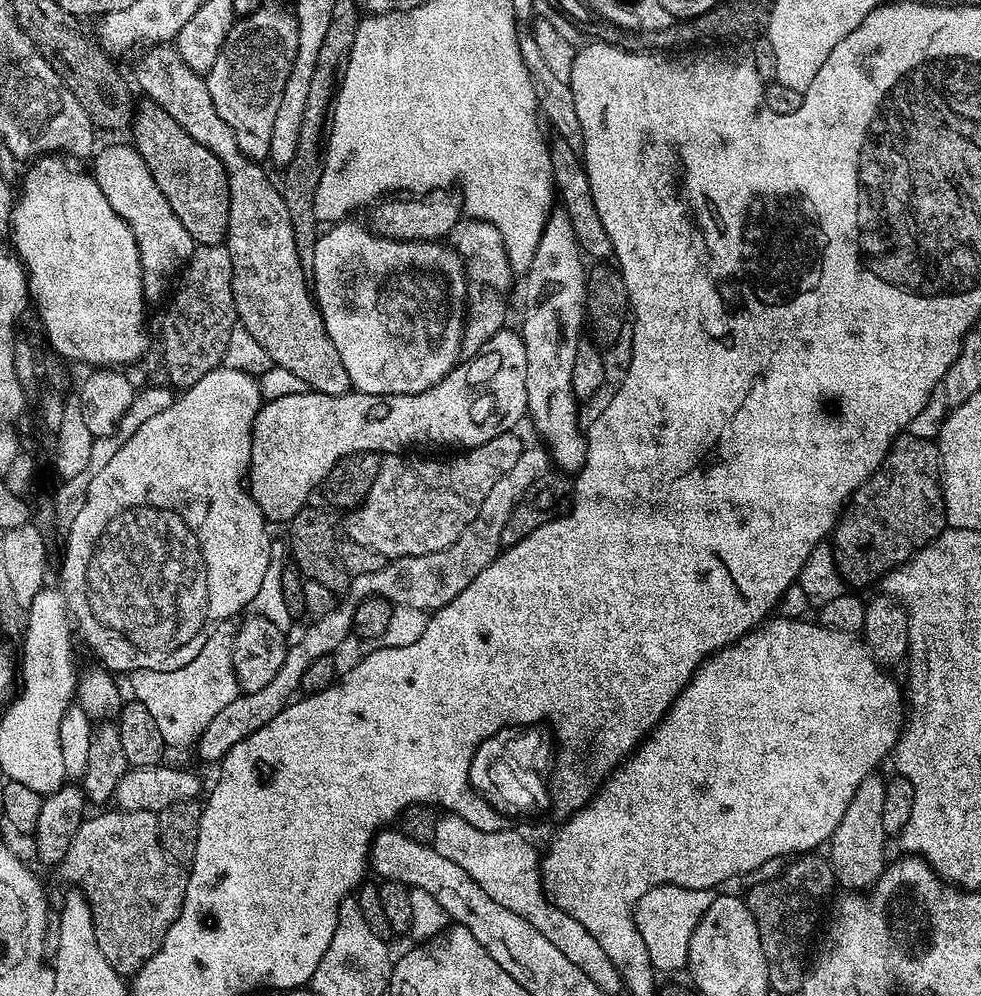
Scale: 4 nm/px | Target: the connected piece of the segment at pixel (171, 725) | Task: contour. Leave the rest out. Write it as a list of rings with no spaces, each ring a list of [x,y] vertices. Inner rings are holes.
[[[222,620],[219,627],[214,632],[214,636],[218,636],[221,644],[216,652],[212,654],[219,655],[221,667],[218,674],[219,686],[204,686],[210,684],[210,674],[204,676],[202,674],[198,678],[198,672],[194,676],[194,672],[190,676],[180,674],[177,668],[174,670],[146,670],[139,668],[136,672],[131,673],[132,680],[131,695],[138,701],[142,702],[142,706],[146,706],[147,712],[153,716],[158,731],[162,733],[165,745],[172,744],[190,744],[195,745],[200,735],[203,734],[206,726],[216,717],[219,711],[225,709],[227,705],[239,694],[240,687],[233,679],[232,675],[232,637],[236,635],[237,625],[232,620]]]

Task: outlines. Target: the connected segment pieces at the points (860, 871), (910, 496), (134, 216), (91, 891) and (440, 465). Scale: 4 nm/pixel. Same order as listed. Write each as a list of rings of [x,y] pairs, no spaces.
[[[873,774],[865,778],[862,786],[850,798],[850,806],[846,806],[846,814],[842,814],[842,822],[834,830],[830,841],[832,856],[830,863],[836,873],[837,881],[848,890],[867,890],[875,884],[886,867],[884,860],[884,841],[886,835],[882,826],[882,812],[885,805],[885,777]]]
[[[901,434],[896,437],[896,441],[890,446],[890,450],[886,454],[886,458],[878,466],[878,470],[874,470],[874,474],[862,486],[858,486],[858,490],[845,503],[844,511],[841,512],[839,520],[836,521],[836,527],[830,536],[830,547],[832,557],[836,560],[836,568],[840,571],[840,579],[845,585],[853,584],[856,588],[864,588],[867,584],[872,584],[878,578],[883,578],[892,571],[893,568],[899,568],[905,564],[907,560],[919,548],[924,548],[934,538],[938,538],[944,533],[946,521],[944,518],[944,485],[942,483],[942,469],[940,466],[940,450],[936,440],[927,440],[926,438],[918,438],[911,434]]]
[[[131,143],[112,144],[109,148],[102,148],[95,153],[91,161],[91,164],[93,163],[90,168],[91,175],[95,176],[104,200],[110,202],[112,209],[120,215],[121,221],[128,225],[128,231],[134,234],[138,263],[142,266],[145,301],[160,299],[163,301],[169,291],[170,281],[187,264],[197,243],[190,238],[186,226],[178,222],[174,210],[170,210],[166,194],[158,190],[154,174],[150,174],[146,162],[137,154]]]
[[[100,810],[97,816],[89,815],[78,826],[62,870],[72,880],[77,880],[79,891],[88,899],[94,918],[94,938],[98,938],[98,950],[121,976],[131,978],[160,948],[166,938],[166,930],[178,918],[182,902],[186,898],[188,878],[185,869],[164,853],[160,842],[160,822],[157,813],[146,810]]]
[[[515,431],[498,434],[498,438],[490,438],[490,442],[482,442],[482,446],[452,454],[449,460],[415,460],[412,454],[388,454],[381,459],[378,478],[370,486],[366,498],[347,513],[348,521],[344,528],[347,539],[358,542],[361,546],[370,546],[370,550],[378,550],[386,558],[399,556],[430,555],[444,551],[469,526],[486,494],[494,487],[494,482],[502,479],[508,470],[513,469],[518,458],[523,454],[526,444],[516,437]]]

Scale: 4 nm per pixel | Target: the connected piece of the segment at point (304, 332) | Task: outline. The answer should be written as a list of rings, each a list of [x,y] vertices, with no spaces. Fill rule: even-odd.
[[[171,43],[158,44],[155,47],[149,47],[147,50],[141,51],[139,54],[140,61],[136,64],[136,84],[148,93],[149,99],[155,104],[162,106],[162,110],[166,110],[166,114],[170,114],[170,118],[174,118],[174,122],[178,122],[178,126],[182,126],[182,130],[186,130],[186,134],[190,134],[190,138],[194,138],[194,142],[202,142],[202,146],[206,146],[206,150],[210,150],[210,154],[214,154],[214,158],[218,158],[218,162],[222,162],[222,166],[226,170],[226,178],[230,186],[230,214],[228,215],[228,235],[226,237],[226,247],[230,254],[230,262],[232,263],[232,293],[234,294],[234,306],[236,307],[236,319],[238,324],[245,327],[246,330],[253,335],[254,341],[266,350],[271,363],[282,371],[289,372],[296,380],[301,380],[301,385],[307,386],[311,391],[321,392],[322,394],[334,394],[341,396],[346,394],[352,388],[350,382],[350,374],[346,374],[346,366],[342,366],[342,354],[338,354],[338,350],[334,347],[334,342],[330,342],[330,334],[324,325],[324,318],[320,315],[320,309],[316,307],[313,293],[310,291],[310,282],[306,277],[306,269],[302,266],[298,258],[298,250],[294,250],[294,232],[290,226],[290,214],[286,210],[286,202],[282,198],[279,187],[270,177],[264,173],[265,165],[263,163],[246,158],[246,154],[242,154],[242,150],[238,150],[238,138],[234,138],[234,130],[230,130],[230,126],[226,126],[226,122],[222,122],[222,118],[218,118],[218,110],[214,110],[214,102],[210,98],[210,90],[208,89],[207,79],[201,73],[190,70],[190,66],[186,66],[186,62],[182,62],[182,58],[176,52],[175,47]]]

